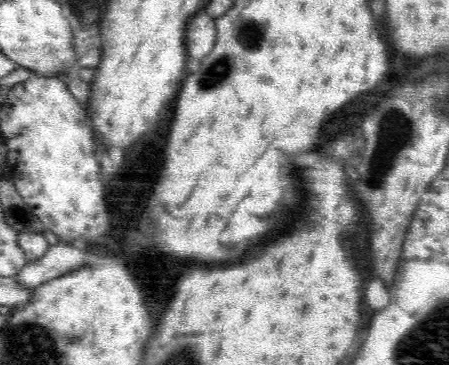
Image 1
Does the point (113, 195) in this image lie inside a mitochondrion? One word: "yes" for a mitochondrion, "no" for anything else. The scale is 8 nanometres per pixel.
yes

